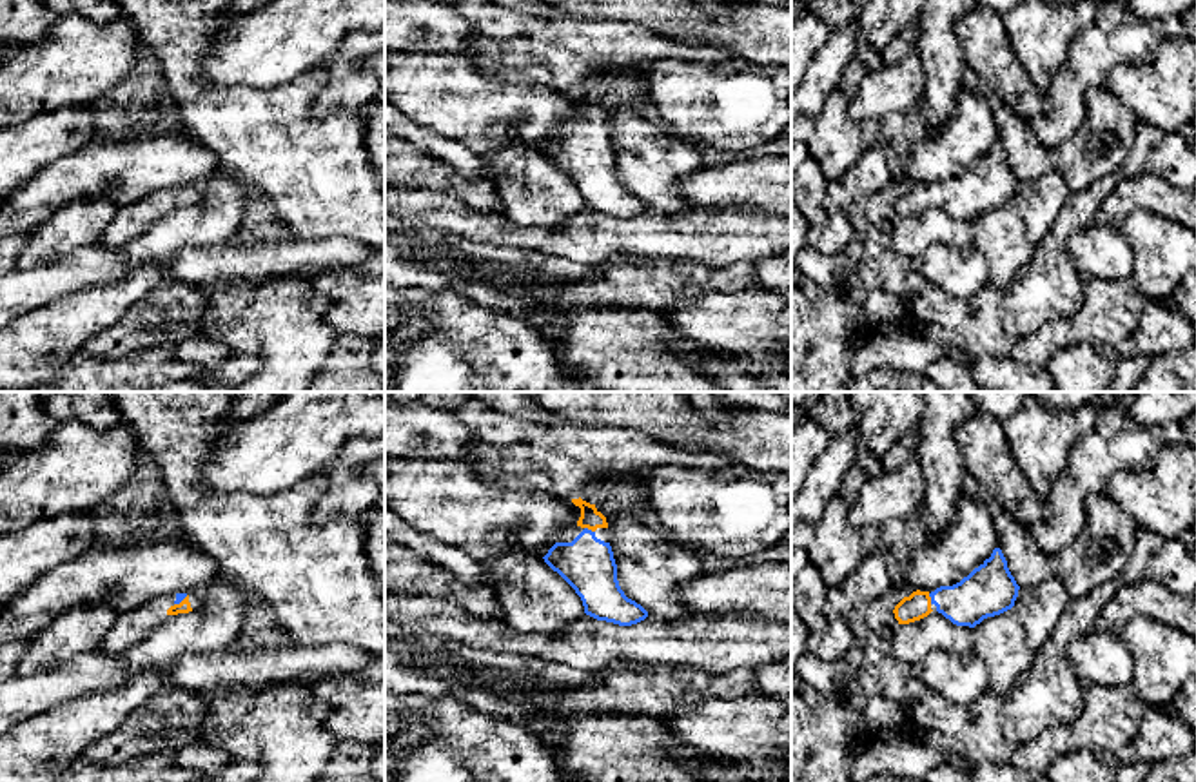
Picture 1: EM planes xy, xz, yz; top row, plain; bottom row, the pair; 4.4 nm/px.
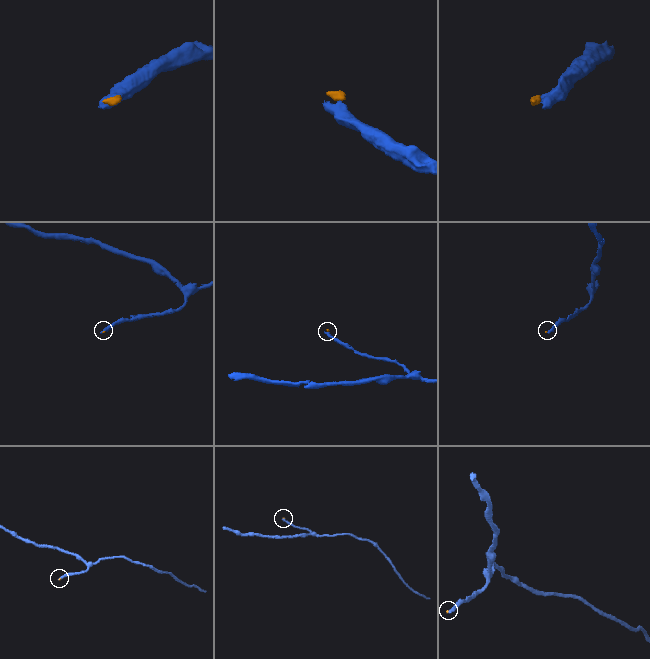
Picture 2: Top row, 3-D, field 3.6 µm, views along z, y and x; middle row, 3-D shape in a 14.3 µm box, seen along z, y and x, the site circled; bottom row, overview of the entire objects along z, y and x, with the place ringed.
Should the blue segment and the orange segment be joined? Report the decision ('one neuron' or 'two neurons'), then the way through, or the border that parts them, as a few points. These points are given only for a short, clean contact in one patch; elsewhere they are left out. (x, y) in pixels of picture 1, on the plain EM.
one neuron

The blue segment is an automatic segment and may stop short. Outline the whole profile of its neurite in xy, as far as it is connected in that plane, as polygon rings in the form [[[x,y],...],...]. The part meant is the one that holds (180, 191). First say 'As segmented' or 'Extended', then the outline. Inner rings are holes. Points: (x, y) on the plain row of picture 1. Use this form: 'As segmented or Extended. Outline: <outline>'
Extended. Outline: [[[201,183],[152,192],[129,207],[118,207],[96,245],[120,250],[149,230],[165,209],[189,207],[201,198]]]

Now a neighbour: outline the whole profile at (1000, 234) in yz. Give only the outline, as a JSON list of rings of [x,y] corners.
[[[1011,201],[984,212],[973,225],[973,245],[985,256],[991,269],[989,283],[1007,288],[1034,254],[1020,210]]]

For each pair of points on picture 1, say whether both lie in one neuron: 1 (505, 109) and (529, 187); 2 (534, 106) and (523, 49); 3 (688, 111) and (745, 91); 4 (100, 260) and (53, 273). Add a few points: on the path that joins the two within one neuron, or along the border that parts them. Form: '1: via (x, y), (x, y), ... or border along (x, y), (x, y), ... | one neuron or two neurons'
1: border along (541, 149), (505, 144), (485, 156) | two neurons
2: border along (489, 75), (499, 80), (545, 84), (570, 95) | two neurons
3: via (703, 109), (730, 106) | one neuron
4: via (89, 265), (64, 273) | one neuron

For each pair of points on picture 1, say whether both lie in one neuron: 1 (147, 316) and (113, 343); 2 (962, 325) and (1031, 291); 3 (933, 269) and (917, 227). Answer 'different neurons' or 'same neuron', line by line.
1: same neuron
2: same neuron
3: different neurons

